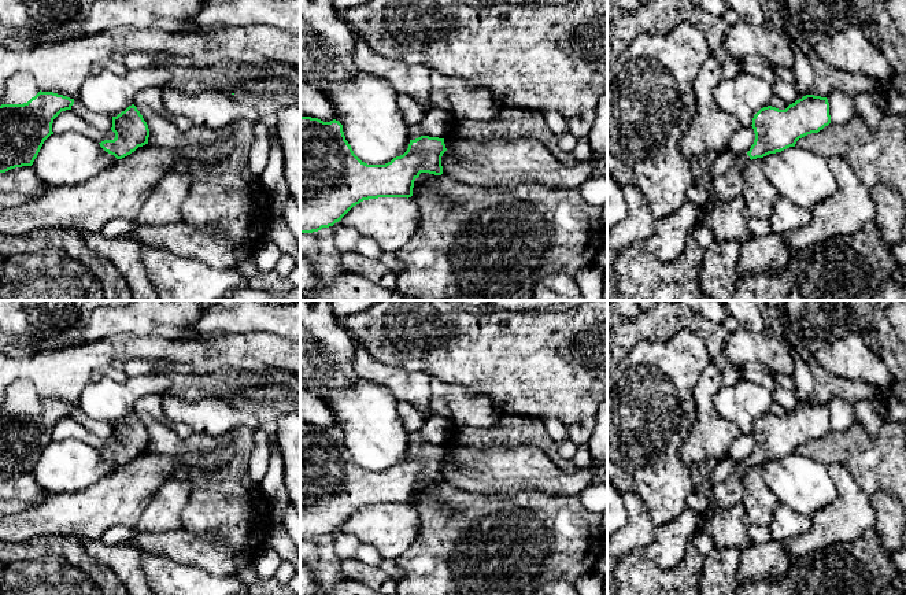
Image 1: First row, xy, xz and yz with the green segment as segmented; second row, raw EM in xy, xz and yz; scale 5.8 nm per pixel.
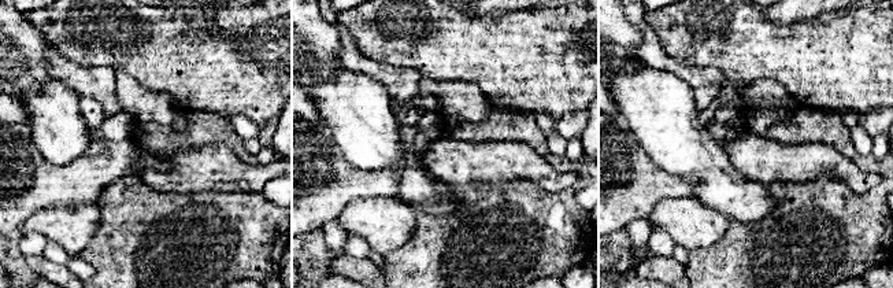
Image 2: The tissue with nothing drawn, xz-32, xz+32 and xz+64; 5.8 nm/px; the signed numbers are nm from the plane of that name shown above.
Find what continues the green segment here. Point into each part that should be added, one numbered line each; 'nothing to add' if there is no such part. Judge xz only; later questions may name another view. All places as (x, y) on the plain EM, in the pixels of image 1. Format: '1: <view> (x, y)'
1: xz (414, 439)

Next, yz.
1: yz (729, 492)

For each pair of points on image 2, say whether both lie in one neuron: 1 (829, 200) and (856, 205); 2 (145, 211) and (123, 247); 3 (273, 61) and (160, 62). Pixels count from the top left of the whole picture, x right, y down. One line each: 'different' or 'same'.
1: same
2: same
3: same

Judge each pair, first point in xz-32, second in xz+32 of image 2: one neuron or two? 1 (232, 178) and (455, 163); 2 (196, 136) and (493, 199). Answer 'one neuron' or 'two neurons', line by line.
1: one neuron
2: one neuron

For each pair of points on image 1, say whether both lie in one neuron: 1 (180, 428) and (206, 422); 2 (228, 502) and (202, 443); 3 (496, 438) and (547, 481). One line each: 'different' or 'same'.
1: different
2: same
3: different

